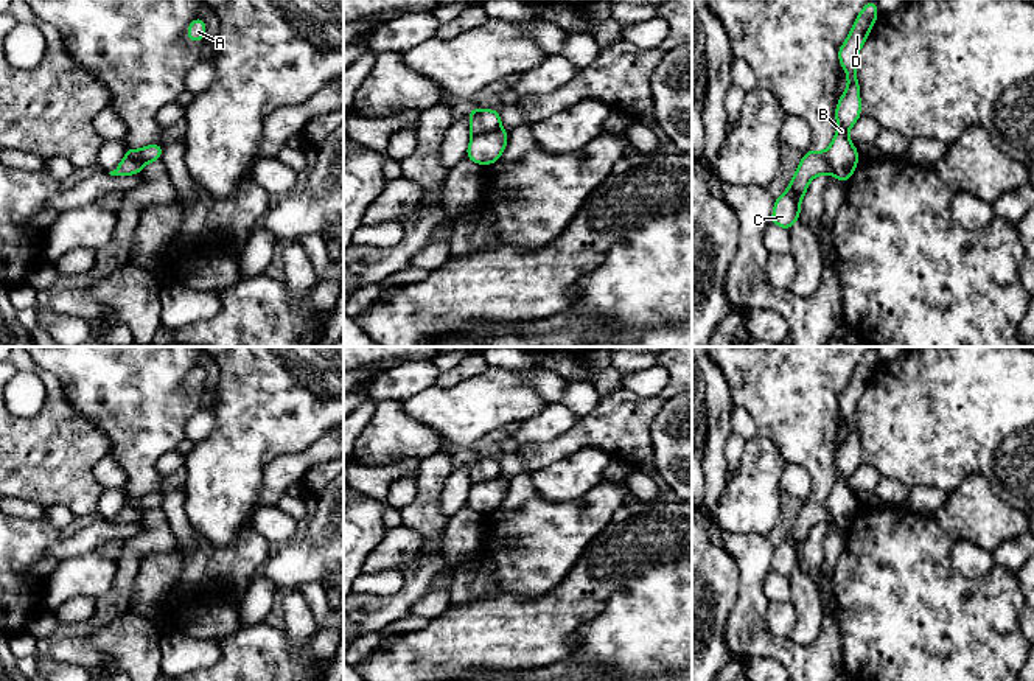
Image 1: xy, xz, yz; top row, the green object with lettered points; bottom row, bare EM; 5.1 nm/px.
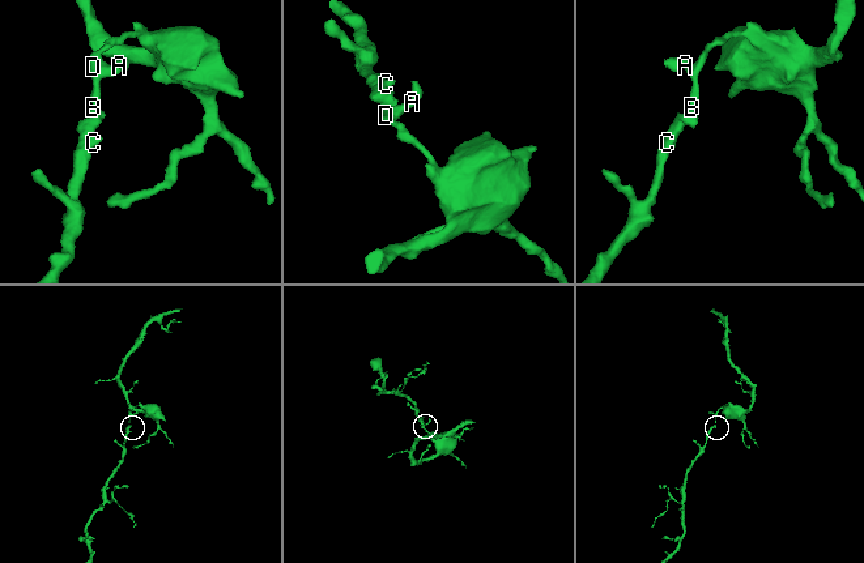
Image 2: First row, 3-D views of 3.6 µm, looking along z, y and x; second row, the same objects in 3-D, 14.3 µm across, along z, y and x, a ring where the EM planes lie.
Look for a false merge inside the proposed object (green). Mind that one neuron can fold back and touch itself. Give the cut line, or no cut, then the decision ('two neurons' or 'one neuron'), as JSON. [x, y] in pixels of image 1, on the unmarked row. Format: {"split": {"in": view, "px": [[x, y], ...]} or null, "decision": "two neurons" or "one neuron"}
{"split": {"in": "xz", "px": [[499, 474], [471, 484]]}, "decision": "two neurons"}

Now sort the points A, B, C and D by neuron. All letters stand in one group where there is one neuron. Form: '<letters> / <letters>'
A B D / C

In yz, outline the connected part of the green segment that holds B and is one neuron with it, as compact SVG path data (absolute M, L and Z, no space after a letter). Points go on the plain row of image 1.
M869 348L858 361L857 368L838 398L838 407L847 424L847 437L837 452L835 466L838 471L837 482L830 490L826 507L832 516L832 524L847 530L858 512L858 499L847 487L854 471L861 465L860 435L855 421L857 403L861 398L869 379L877 368L877 350Z

